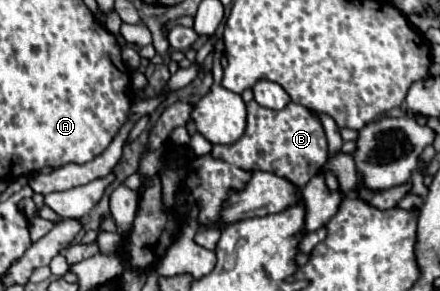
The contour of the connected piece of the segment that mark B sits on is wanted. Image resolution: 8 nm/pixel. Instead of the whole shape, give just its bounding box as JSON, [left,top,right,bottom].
[211,100,327,190]

